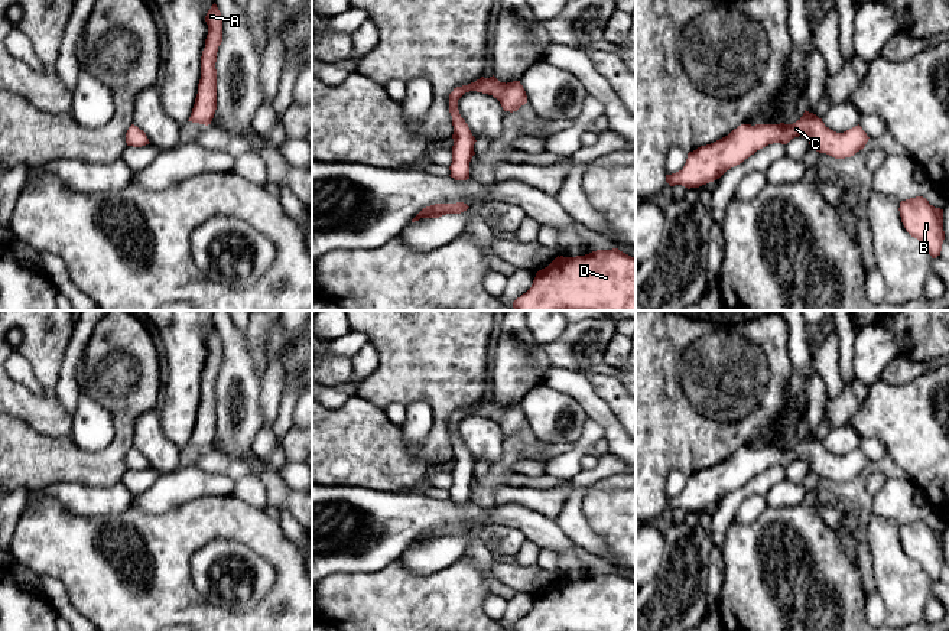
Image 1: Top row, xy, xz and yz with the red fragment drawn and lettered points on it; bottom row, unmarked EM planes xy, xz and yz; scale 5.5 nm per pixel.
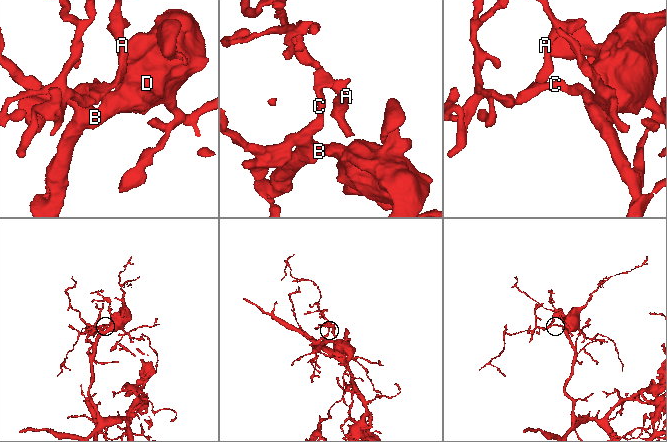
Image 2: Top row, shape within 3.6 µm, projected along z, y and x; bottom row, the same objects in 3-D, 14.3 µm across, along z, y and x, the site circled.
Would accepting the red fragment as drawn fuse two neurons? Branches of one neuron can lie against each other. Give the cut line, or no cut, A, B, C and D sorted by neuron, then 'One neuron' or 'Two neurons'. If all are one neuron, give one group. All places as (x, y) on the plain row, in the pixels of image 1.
No split. Groups: A B C D. One neuron

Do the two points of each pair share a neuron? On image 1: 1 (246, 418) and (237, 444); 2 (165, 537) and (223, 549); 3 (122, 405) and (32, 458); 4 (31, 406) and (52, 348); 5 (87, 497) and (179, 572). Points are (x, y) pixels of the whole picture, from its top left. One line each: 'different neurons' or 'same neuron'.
1: same neuron
2: different neurons
3: same neuron
4: same neuron
5: different neurons

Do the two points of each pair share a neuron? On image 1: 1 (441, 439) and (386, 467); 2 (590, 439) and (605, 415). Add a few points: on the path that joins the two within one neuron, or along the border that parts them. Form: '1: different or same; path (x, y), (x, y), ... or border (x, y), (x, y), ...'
1: same; path (428, 452), (408, 464), (399, 464)
2: different; border (588, 418), (603, 428), (604, 436)

